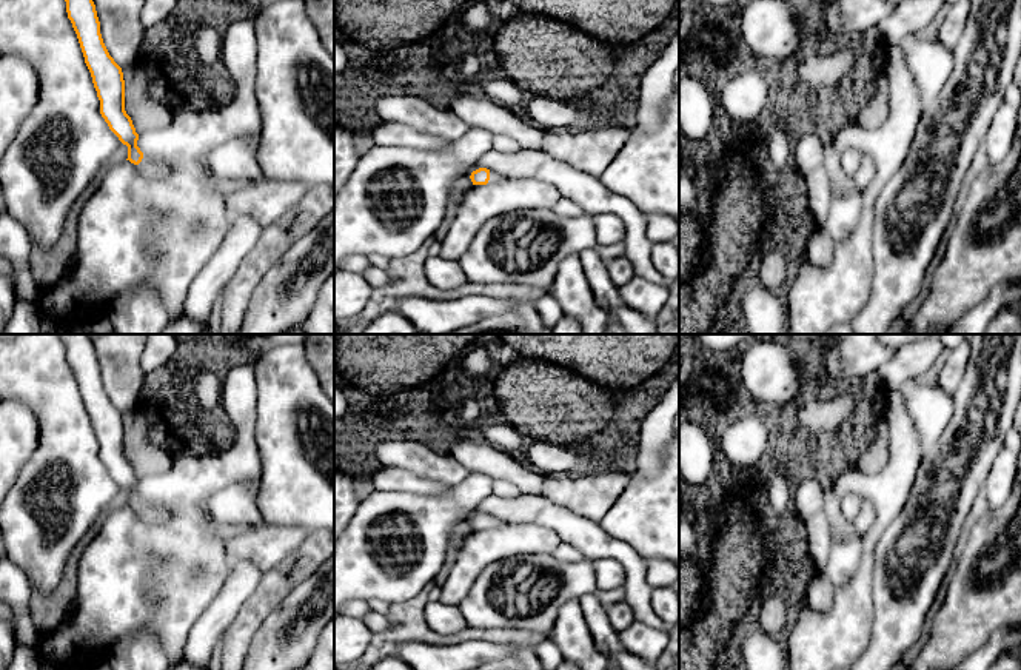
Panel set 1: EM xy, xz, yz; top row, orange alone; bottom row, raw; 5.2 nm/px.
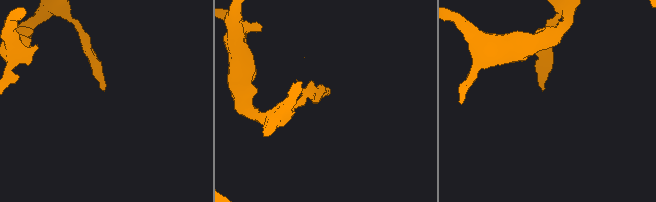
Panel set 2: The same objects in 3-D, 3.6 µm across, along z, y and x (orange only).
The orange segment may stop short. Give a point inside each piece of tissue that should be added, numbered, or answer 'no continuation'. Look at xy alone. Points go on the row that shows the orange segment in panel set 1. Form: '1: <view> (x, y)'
1: xy (150, 168)

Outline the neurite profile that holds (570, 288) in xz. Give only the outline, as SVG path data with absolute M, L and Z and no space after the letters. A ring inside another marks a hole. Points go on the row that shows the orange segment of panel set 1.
M579 254L568 256L559 265L547 293L554 297L564 314L579 323L582 334L607 333L608 314L591 294Z

